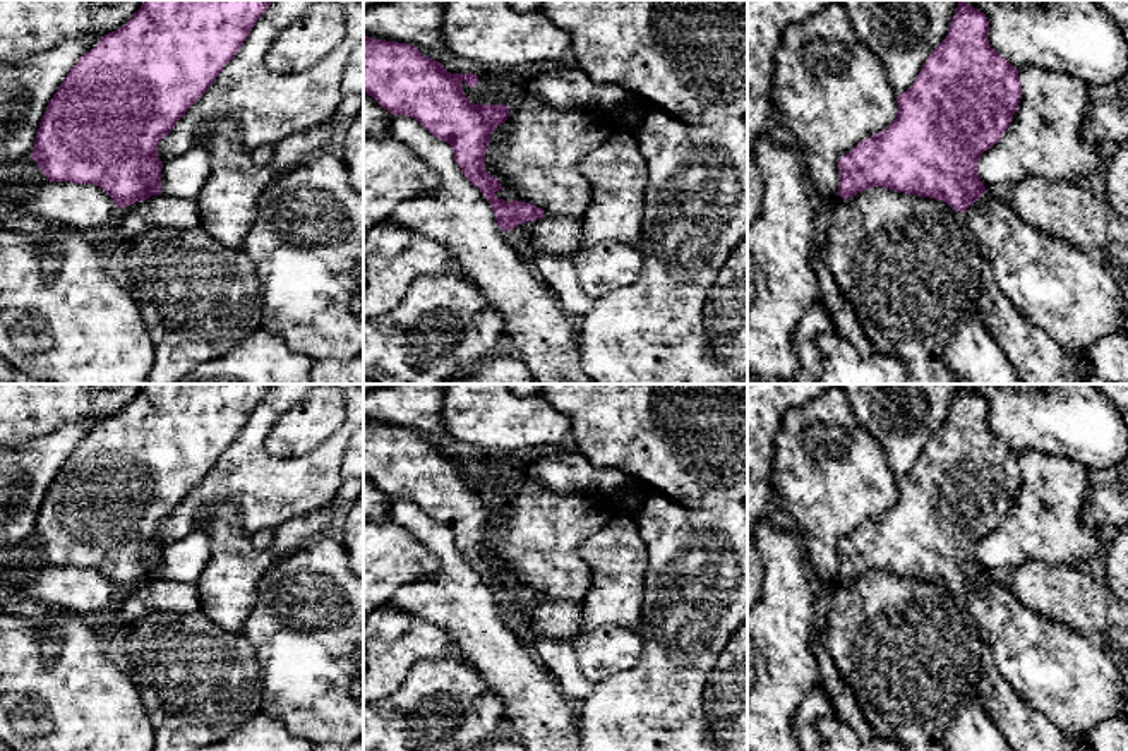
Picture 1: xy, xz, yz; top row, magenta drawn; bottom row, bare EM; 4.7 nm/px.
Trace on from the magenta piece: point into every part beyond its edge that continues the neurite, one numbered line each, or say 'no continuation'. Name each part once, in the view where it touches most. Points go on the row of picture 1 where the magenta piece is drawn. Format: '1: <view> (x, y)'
no continuation

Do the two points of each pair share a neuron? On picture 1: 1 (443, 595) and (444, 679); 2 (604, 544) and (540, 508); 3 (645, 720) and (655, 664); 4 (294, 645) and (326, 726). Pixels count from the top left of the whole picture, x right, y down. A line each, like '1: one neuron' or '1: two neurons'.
1: two neurons
2: two neurons
3: one neuron
4: one neuron

